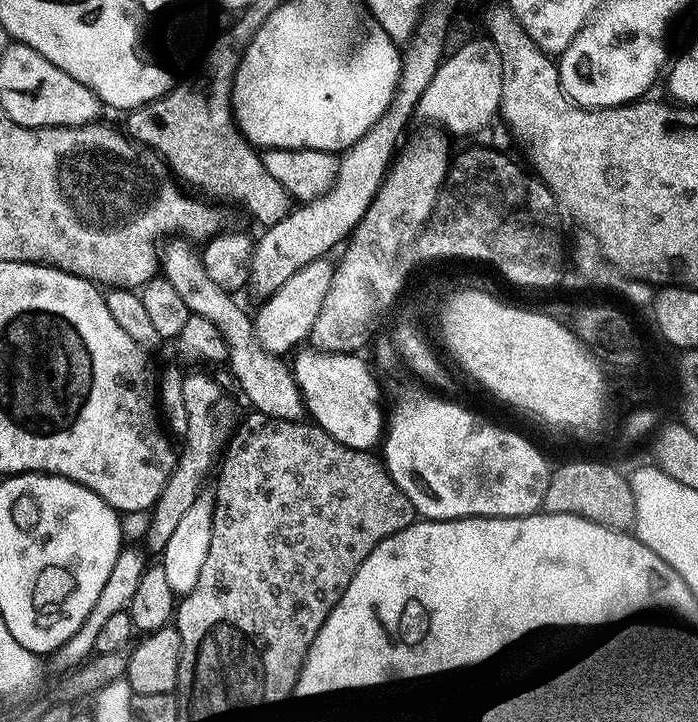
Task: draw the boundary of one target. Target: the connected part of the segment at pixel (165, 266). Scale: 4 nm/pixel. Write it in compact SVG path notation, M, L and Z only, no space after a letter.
M180 238L165 243L158 260L163 279L174 286L191 315L206 318L206 322L214 322L214 326L218 326L228 347L227 367L232 367L232 376L240 383L245 398L252 403L251 407L279 420L300 420L306 409L291 367L287 363L283 364L284 360L279 355L272 355L263 348L253 328L253 317L247 316L236 305L237 297L233 293L222 290L222 286L217 286L210 274L206 274L204 257L194 249L191 243Z

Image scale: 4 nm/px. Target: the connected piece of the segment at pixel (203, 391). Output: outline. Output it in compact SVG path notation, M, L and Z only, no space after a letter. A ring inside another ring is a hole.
M192 370L192 373L184 376L182 382L182 402L186 406L186 430L182 434L184 445L179 445L174 470L170 474L162 494L152 505L150 515L146 520L142 544L149 553L152 551L153 554L159 554L164 551L166 542L170 540L174 529L178 526L178 521L182 519L182 514L186 514L186 510L194 504L201 493L200 486L211 466L213 469L218 458L218 451L222 446L220 428L216 425L216 411L220 408L220 399L223 398L224 392L220 389L219 382L208 372L211 371Z

